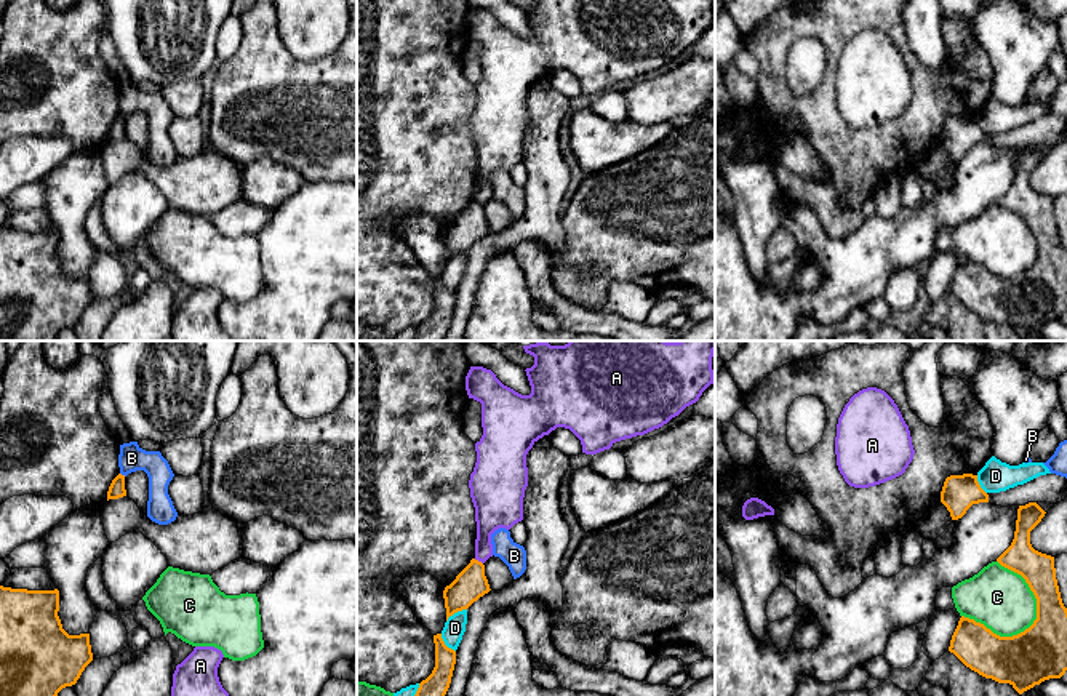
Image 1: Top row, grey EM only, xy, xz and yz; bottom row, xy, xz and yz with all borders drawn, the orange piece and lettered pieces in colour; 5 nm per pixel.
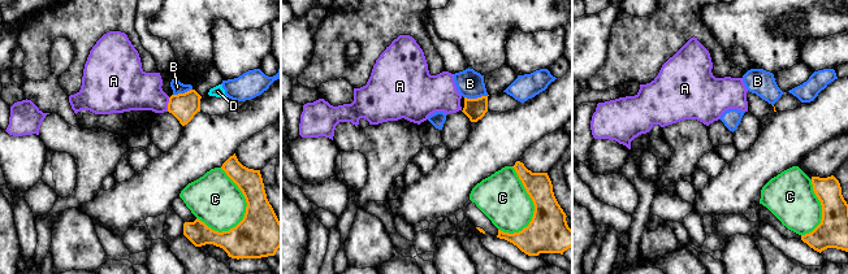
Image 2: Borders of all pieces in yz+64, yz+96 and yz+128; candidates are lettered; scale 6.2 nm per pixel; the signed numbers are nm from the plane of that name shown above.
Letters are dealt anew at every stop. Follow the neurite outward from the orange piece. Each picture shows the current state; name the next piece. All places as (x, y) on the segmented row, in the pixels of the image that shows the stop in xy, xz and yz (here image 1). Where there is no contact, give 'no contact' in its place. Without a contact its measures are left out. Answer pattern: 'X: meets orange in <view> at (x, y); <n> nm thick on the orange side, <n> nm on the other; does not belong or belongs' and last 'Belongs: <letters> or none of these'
A: meets orange in xz at (477, 560); 160 nm thick on the orange side, 160 nm on the other; does not belong
B: meets orange in xy at (123, 476); 80 nm thick on the orange side, 140 nm on the other; does not belong
C: meets orange in yz at (1035, 597); 240 nm thick on the orange side, 300 nm on the other; does not belong
D: meets orange in xz at (455, 612); 160 nm thick on the orange side, 110 nm on the other; does not belong
Belongs: none of these

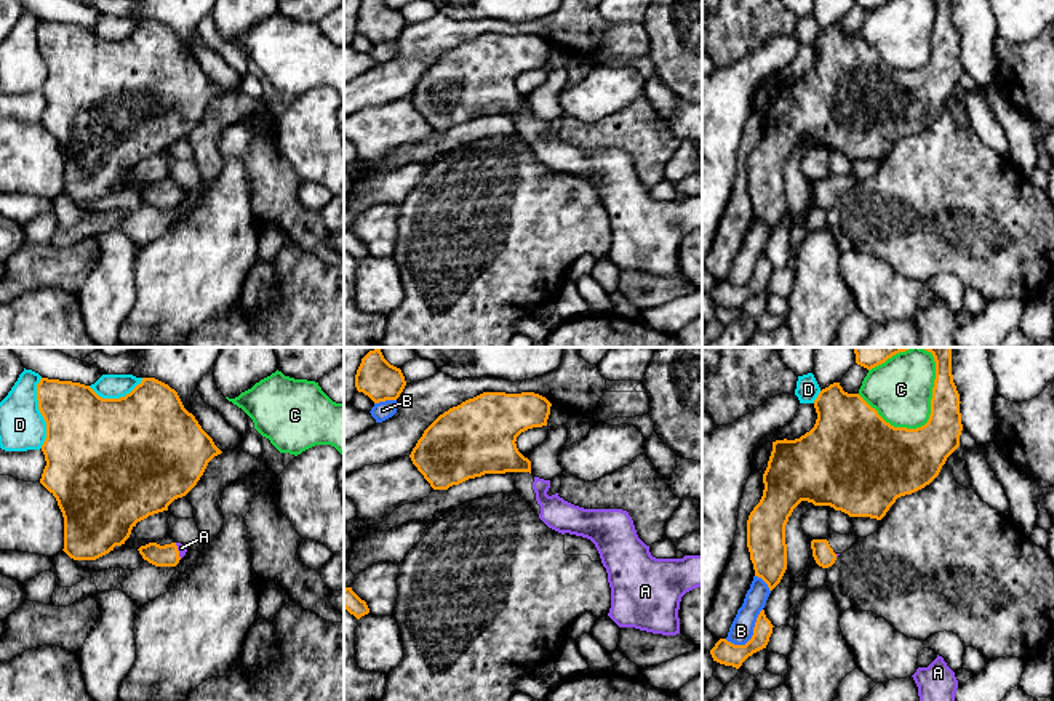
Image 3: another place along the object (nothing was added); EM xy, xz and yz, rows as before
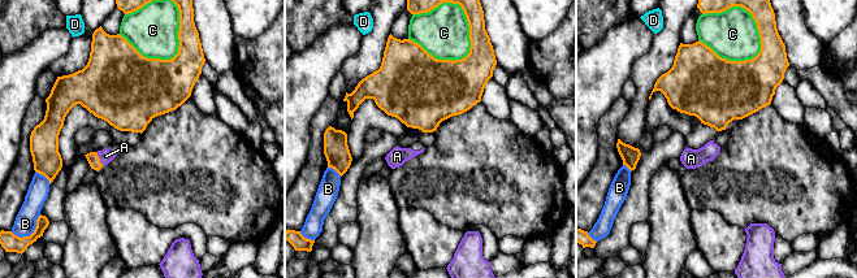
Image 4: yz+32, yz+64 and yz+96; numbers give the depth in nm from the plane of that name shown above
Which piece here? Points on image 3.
A: meets orange in xy at (178, 551); 110 nm thick on the orange side, 40 nm on the other; belongs
B: meets orange in yz at (752, 636); 120 nm thick on the orange side, 120 nm on the other; does not belong
C: meets orange in yz at (926, 423); 360 nm thick on the orange side, 320 nm on the other; does not belong
D: meets orange in xy at (40, 412); 400 nm thick on the orange side, 220 nm on the other; does not belong
Belongs: A

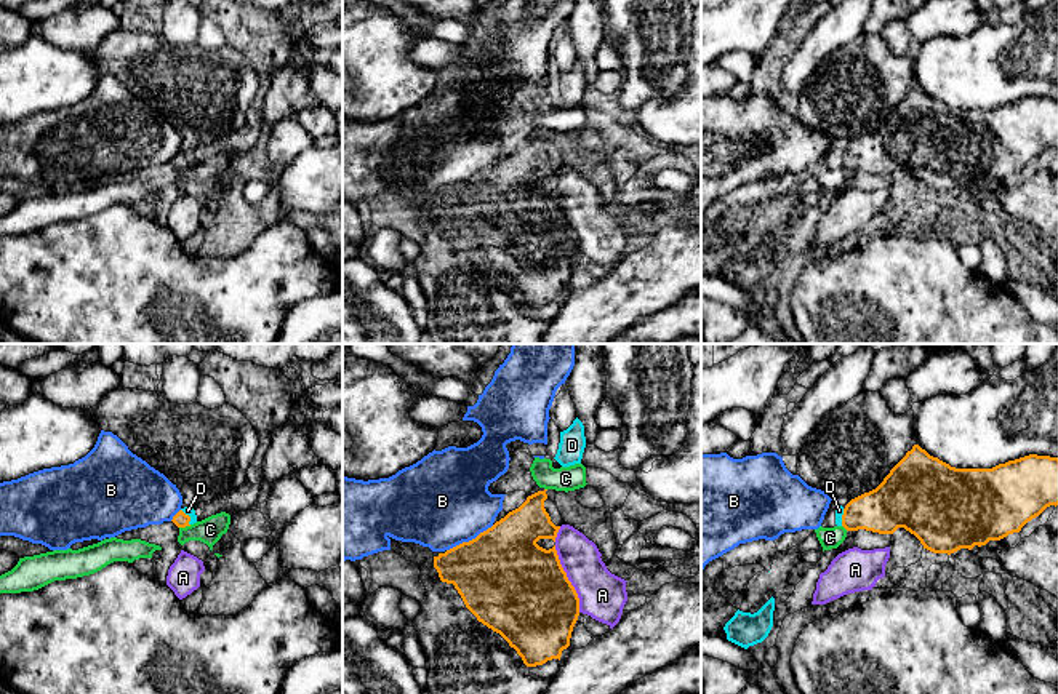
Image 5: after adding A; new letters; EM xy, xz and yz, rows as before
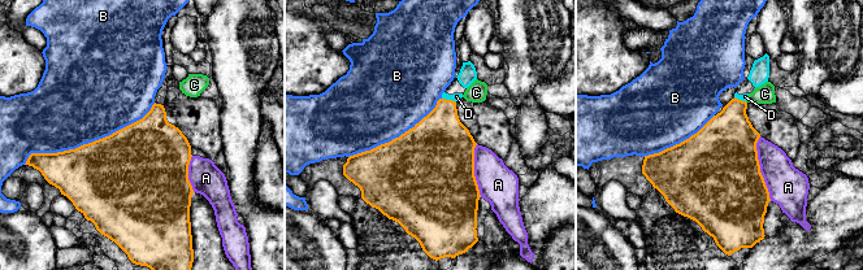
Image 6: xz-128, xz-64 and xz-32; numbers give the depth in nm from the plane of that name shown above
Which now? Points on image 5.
A: meets orange in xz at (567, 579); 480 nm thick on the orange side, 240 nm on the other; does not belong
B: meets orange in xz at (469, 541); 480 nm thick on the orange side, 460 nm on the other; does not belong
C: meets orange in xy at (184, 526); 80 nm thick on the orange side, 130 nm on the other; does not belong
D: meets orange in xy at (189, 517); 80 nm thick on the orange side, 50 nm on the other; belongs
Belongs: D

